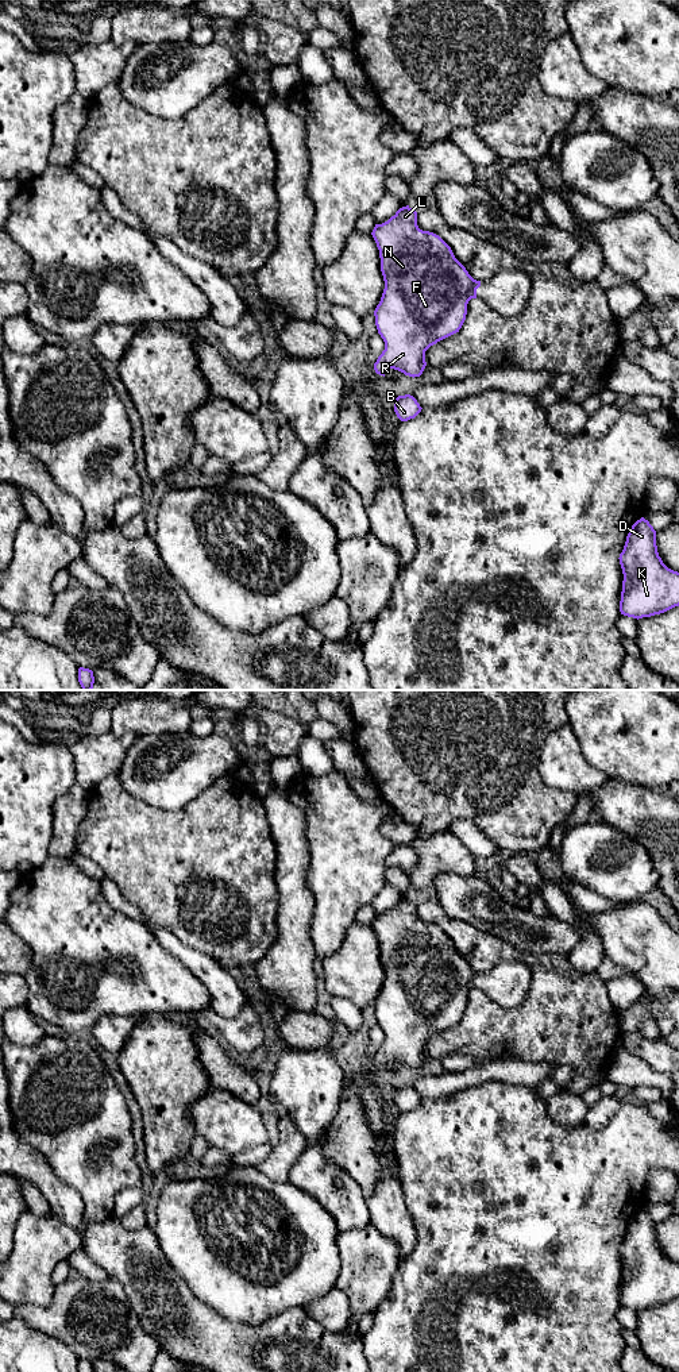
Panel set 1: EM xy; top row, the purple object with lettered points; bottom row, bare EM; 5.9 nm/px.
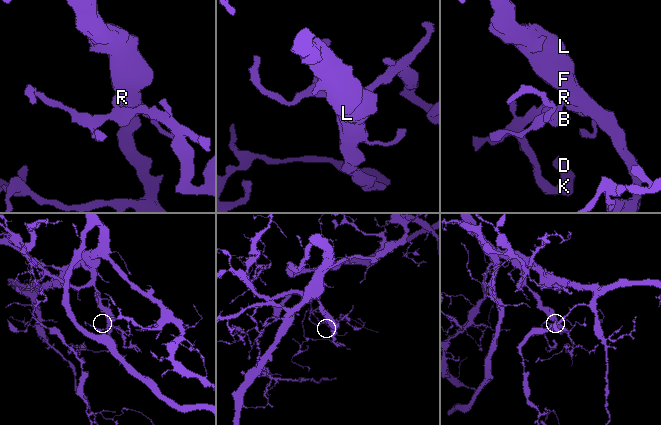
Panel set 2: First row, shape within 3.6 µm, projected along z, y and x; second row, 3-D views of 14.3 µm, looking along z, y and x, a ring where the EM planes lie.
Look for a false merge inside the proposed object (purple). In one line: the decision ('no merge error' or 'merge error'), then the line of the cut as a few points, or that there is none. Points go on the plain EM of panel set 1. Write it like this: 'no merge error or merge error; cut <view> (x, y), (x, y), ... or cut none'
no merge error; cut none

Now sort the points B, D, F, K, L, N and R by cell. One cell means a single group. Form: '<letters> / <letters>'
B D F K L N R

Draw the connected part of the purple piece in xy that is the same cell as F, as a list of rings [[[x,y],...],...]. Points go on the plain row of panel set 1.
[[[409,897],[400,899],[387,913],[375,916],[371,926],[379,941],[385,972],[381,993],[374,1002],[385,1041],[374,1055],[374,1061],[383,1068],[390,1060],[420,1068],[427,1057],[425,1043],[462,1020],[467,995],[477,990],[481,972],[468,966],[439,926],[418,920],[417,903]]]

